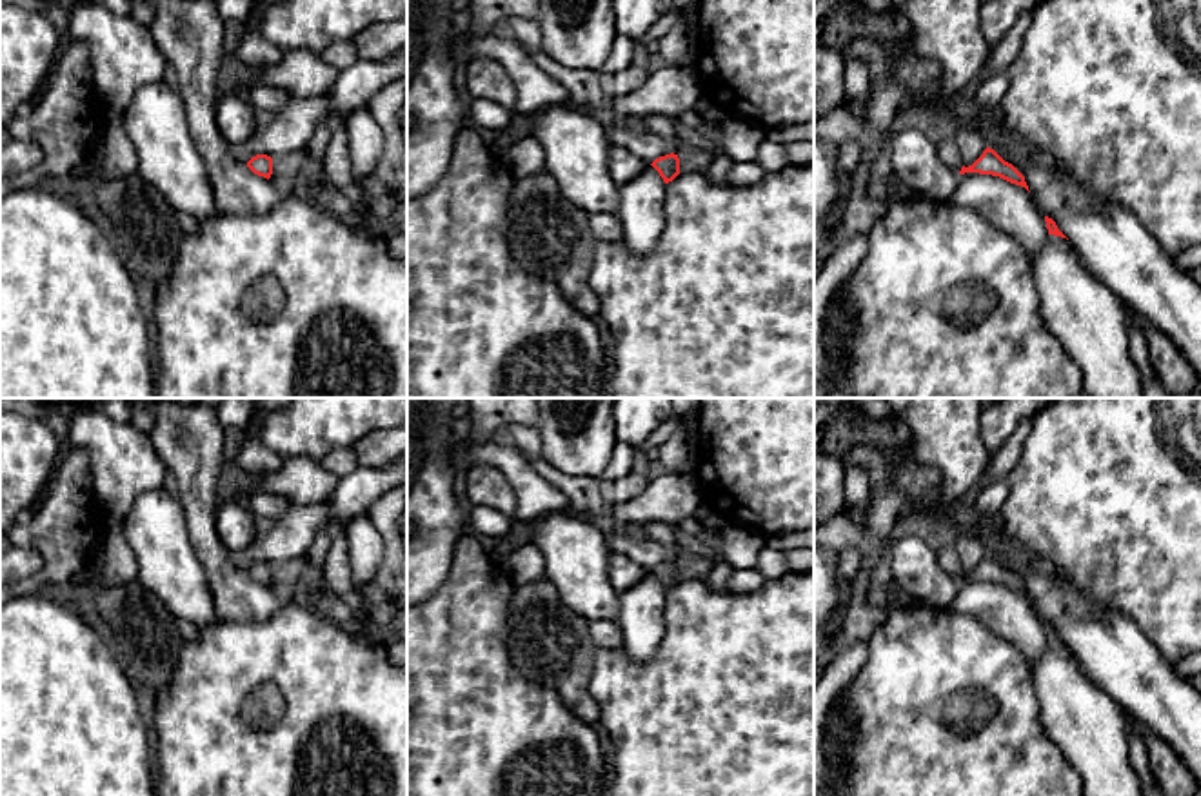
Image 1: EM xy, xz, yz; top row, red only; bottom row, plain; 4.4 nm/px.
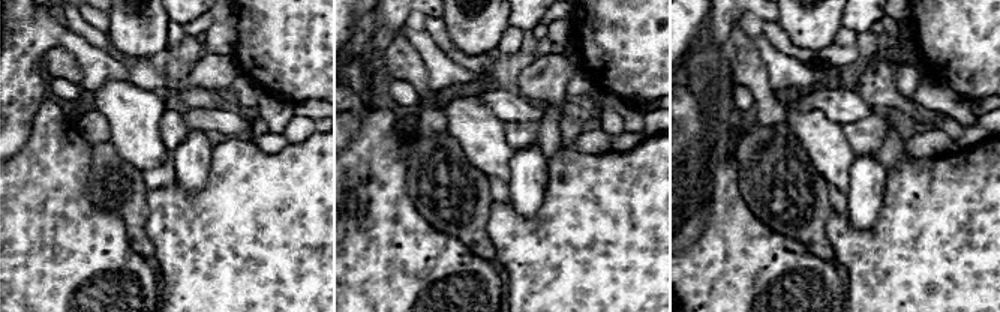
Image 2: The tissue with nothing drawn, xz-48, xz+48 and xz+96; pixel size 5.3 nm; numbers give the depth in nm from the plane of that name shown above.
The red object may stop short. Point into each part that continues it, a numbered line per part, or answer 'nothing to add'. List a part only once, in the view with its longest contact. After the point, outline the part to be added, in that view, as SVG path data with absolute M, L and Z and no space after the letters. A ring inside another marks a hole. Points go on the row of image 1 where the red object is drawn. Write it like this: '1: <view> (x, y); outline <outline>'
nothing to add

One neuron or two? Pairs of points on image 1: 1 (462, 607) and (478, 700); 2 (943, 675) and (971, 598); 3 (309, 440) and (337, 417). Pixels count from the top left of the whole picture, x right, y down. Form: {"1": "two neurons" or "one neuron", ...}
{"1": "one neuron", "2": "two neurons", "3": "one neuron"}

